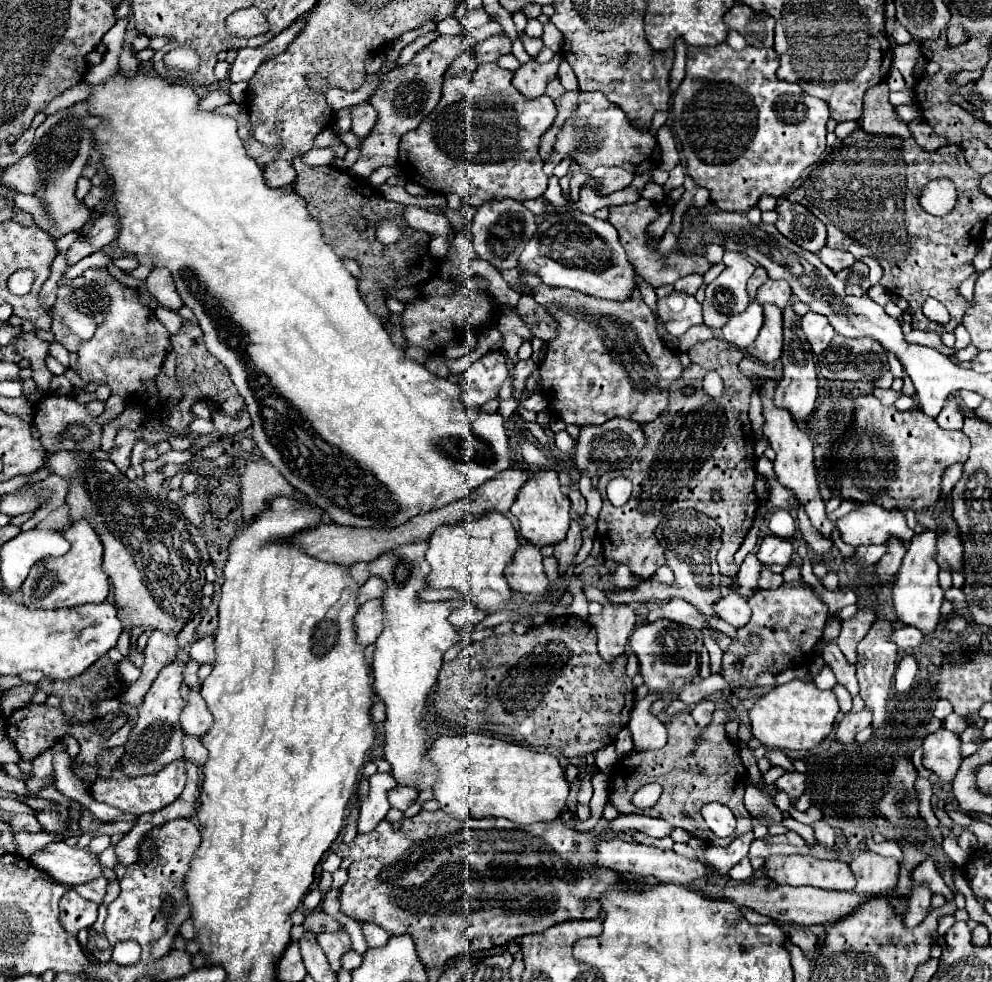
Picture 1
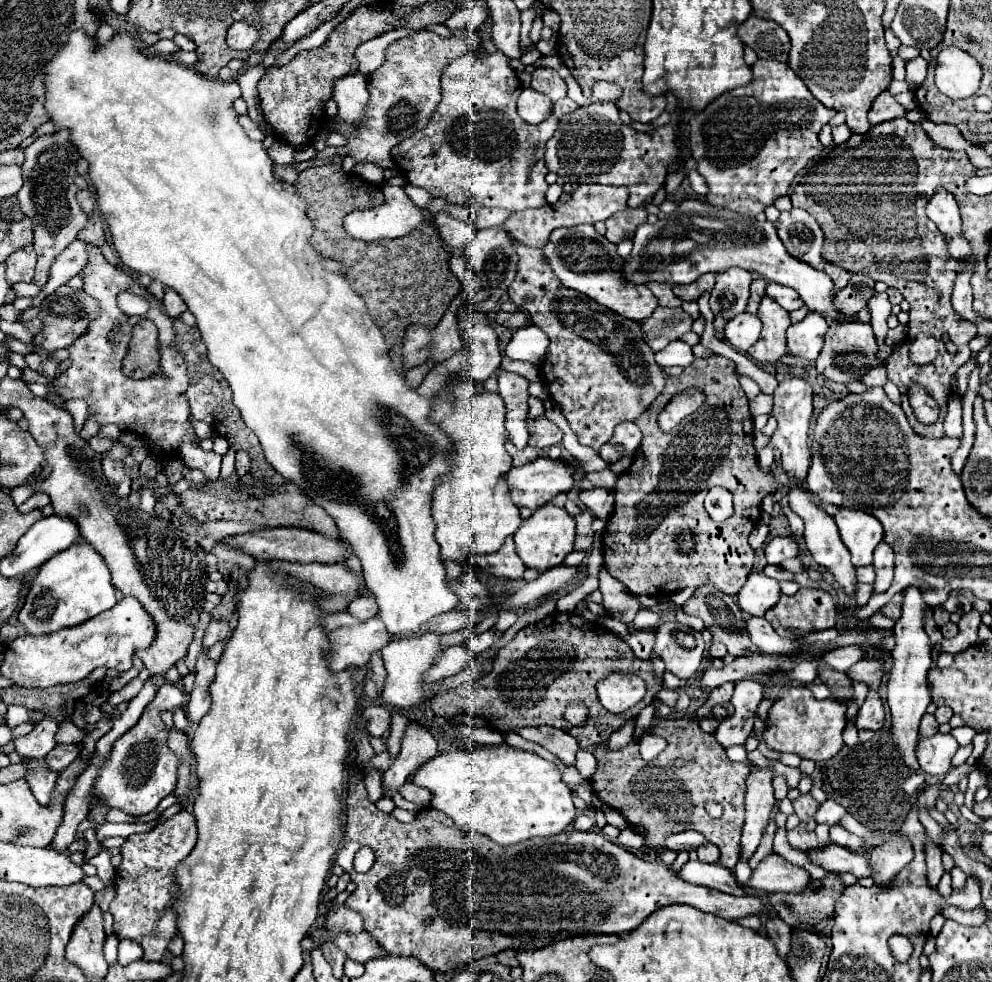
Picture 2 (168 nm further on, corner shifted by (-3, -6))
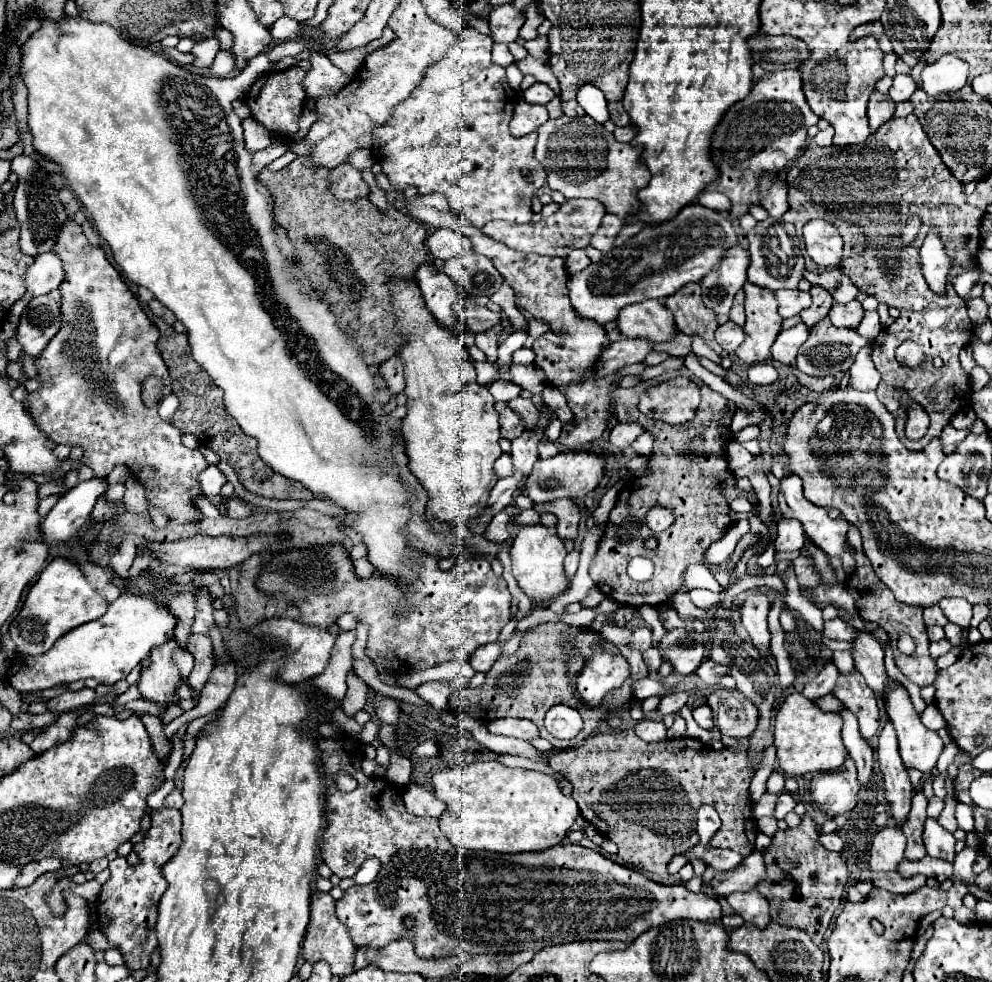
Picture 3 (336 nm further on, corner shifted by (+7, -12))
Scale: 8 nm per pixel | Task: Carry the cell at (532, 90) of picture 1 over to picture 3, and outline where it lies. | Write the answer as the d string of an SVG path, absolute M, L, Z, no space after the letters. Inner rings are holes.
M520 100L514 110L514 118L510 122L510 134L514 136L526 136L530 132L536 132L544 122L548 120L548 112L544 106L528 104Z

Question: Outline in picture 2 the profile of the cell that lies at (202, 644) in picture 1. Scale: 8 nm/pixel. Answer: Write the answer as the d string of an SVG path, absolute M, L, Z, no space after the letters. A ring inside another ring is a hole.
M212 620L206 628L206 634L204 634L204 648L210 650L216 642L220 640L228 640L232 634L230 626L226 622L218 622L218 620Z

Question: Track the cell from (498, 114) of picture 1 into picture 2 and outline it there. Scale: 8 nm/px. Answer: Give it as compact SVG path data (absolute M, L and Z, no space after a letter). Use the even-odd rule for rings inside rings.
M490 34L484 36L484 48L486 48L486 58L480 58L478 56L478 50L476 52L468 52L456 60L452 60L450 64L444 66L444 72L442 72L442 102L438 104L436 112L432 114L428 126L424 130L418 130L414 132L410 138L406 138L404 142L400 142L398 146L392 148L392 158L396 160L396 164L402 168L404 176L408 178L408 182L412 186L420 186L420 188L426 188L434 198L444 198L446 202L450 204L462 204L462 206L468 206L468 202L472 206L488 206L488 208L506 208L506 210L524 210L524 208L544 208L548 202L546 202L546 190L548 190L548 184L544 180L544 176L548 174L548 170L544 168L544 146L546 142L552 138L554 130L558 128L558 118L554 114L550 114L544 122L540 124L528 124L524 120L520 120L520 116L516 114L516 98L520 94L520 80L516 78L516 72L508 66L508 58L498 52L490 40Z

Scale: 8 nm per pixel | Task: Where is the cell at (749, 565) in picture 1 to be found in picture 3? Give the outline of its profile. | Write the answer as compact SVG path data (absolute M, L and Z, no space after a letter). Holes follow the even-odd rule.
M762 592L752 594L740 610L740 622L750 634L750 642L764 654L764 658L774 658L770 652L770 630L768 630L768 598Z

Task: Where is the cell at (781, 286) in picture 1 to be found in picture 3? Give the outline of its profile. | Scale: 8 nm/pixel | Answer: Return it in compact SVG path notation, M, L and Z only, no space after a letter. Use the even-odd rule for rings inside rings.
M778 290L776 298L780 302L780 316L790 318L800 314L804 308L810 306L810 294L800 292L800 290Z

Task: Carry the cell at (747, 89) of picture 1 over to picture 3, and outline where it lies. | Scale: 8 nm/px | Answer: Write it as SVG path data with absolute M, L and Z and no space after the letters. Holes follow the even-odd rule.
M778 70L770 72L764 78L760 78L752 92L736 102L722 118L722 122L716 128L716 134L712 138L712 160L720 168L720 178L708 186L708 190L720 190L732 200L732 210L728 216L732 220L738 220L740 216L748 214L748 204L758 204L758 178L760 174L778 174L784 166L788 166L792 160L796 160L806 144L806 128L816 126L818 116L810 110L806 96L802 92L802 76L798 76L798 70Z

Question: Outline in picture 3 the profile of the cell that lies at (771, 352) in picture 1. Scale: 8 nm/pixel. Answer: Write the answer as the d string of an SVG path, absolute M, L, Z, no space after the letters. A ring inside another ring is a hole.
M750 282L742 290L746 294L746 340L736 350L736 356L746 364L756 364L770 356L770 348L782 326L782 316L778 314L778 300L772 290Z

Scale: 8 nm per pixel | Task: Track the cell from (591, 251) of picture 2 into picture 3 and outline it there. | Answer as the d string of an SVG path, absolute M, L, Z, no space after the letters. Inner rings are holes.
M646 300L646 306L626 306L616 324L622 332L622 338L644 338L654 344L670 342L678 332L674 314L666 310L660 300Z

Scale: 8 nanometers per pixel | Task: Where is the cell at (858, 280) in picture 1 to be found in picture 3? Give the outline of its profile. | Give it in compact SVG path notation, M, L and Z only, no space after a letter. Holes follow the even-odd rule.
M852 300L848 304L834 304L828 318L836 326L846 326L850 330L856 330L864 318L864 308L858 300Z

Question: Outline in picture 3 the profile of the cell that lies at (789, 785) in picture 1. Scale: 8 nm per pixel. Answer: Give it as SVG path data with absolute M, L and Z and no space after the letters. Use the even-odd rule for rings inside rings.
M806 814L796 830L776 834L772 844L764 850L766 880L758 884L758 890L768 898L772 918L780 924L804 930L814 944L824 942L824 934L842 902L842 892L848 882L846 862L840 852L826 850L816 832L816 822Z

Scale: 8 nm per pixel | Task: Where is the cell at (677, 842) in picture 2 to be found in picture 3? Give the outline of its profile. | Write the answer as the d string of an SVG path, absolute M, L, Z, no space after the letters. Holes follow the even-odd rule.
M702 830L702 840L698 846L694 846L692 850L686 852L686 856L696 856L696 858L702 858L708 866L712 866L714 870L718 872L724 872L724 870L734 870L744 858L738 854L738 852L732 852L732 850L716 850L712 848L708 842L710 842L710 836L712 834L706 834Z

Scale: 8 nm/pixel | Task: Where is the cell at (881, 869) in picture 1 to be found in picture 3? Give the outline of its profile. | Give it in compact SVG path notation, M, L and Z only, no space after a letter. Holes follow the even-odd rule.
M886 826L872 840L870 850L870 868L876 872L890 872L898 868L898 862L904 858L906 836L898 826Z

